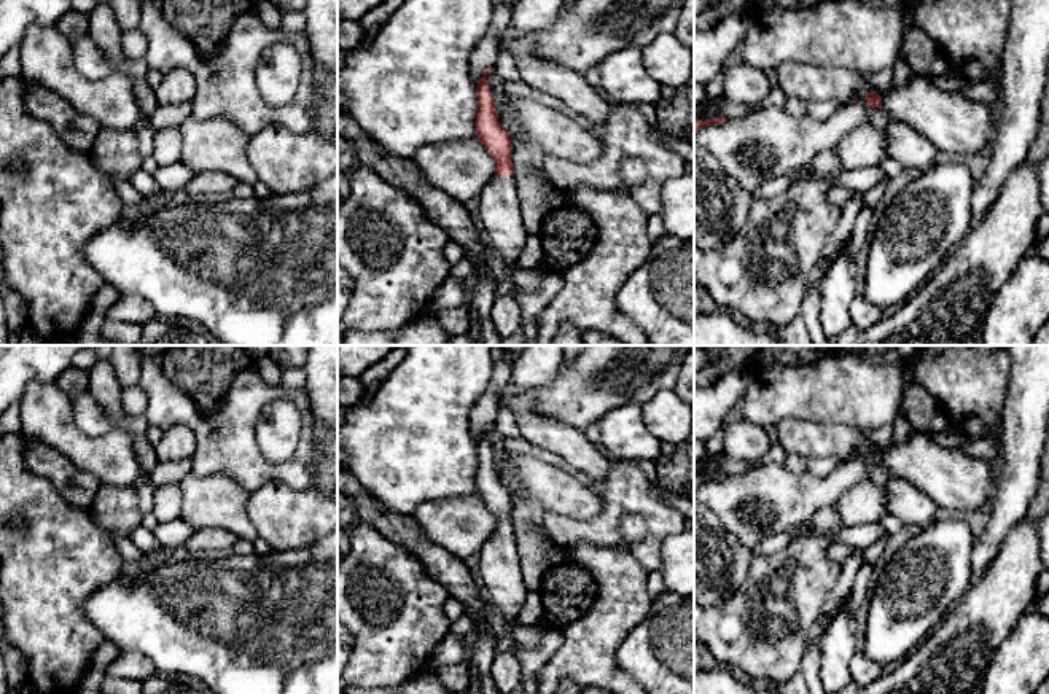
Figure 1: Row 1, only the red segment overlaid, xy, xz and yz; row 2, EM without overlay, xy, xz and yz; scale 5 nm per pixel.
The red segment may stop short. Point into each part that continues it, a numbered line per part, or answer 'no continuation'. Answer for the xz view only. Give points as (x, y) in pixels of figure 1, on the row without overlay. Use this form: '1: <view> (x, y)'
1: xz (499, 559)

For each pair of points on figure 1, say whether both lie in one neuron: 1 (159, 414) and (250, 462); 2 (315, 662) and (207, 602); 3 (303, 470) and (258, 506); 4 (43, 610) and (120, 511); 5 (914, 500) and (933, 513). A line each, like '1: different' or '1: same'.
1: same
2: same
3: different
4: different
5: same

